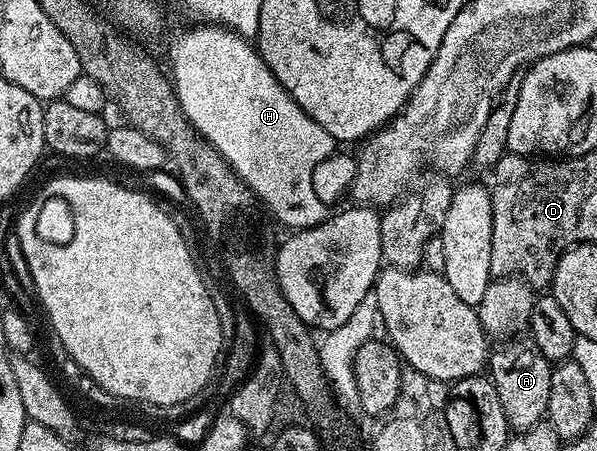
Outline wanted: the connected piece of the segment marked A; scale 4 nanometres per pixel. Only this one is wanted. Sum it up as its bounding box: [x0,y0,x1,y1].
[489,338,553,432]

